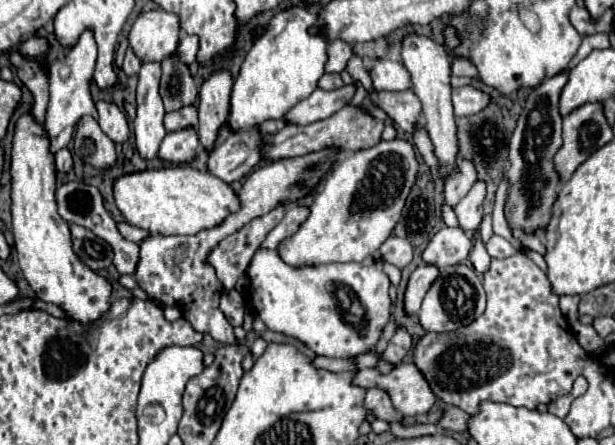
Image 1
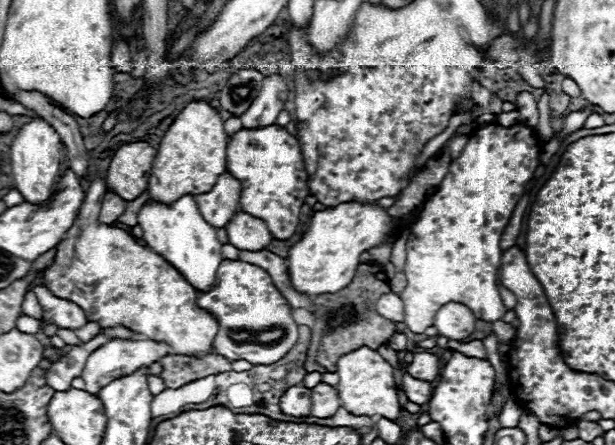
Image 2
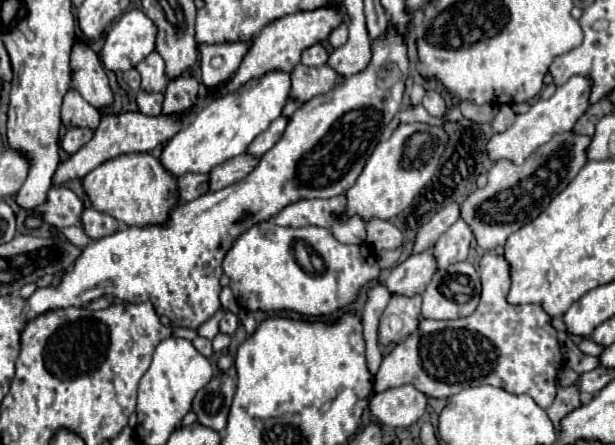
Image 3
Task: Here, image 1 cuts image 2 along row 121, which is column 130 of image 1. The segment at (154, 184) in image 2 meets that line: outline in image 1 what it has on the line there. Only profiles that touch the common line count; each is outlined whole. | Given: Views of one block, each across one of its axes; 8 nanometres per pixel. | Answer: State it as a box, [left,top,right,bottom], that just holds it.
[114,166,240,234]

